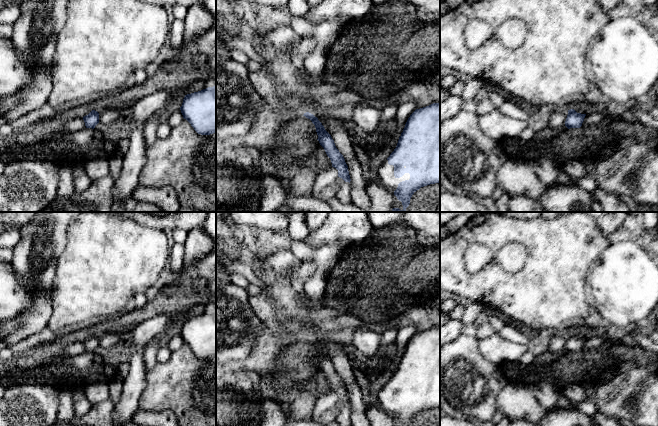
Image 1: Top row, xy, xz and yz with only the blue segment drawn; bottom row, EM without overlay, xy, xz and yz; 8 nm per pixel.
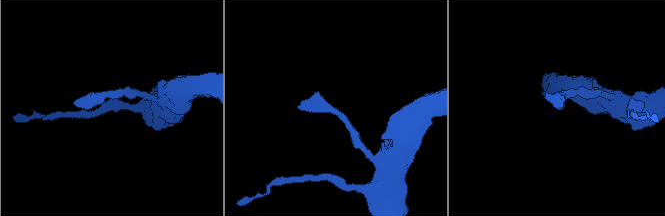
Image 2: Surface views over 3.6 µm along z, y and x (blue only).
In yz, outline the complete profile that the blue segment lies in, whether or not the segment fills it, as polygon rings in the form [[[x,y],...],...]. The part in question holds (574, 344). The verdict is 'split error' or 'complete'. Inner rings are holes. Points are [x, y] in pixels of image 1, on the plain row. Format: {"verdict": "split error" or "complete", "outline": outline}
{"verdict": "complete", "outline": [[[574,333],[568,334],[568,339],[565,345],[565,350],[570,352],[580,352],[586,338],[577,337]]]}

